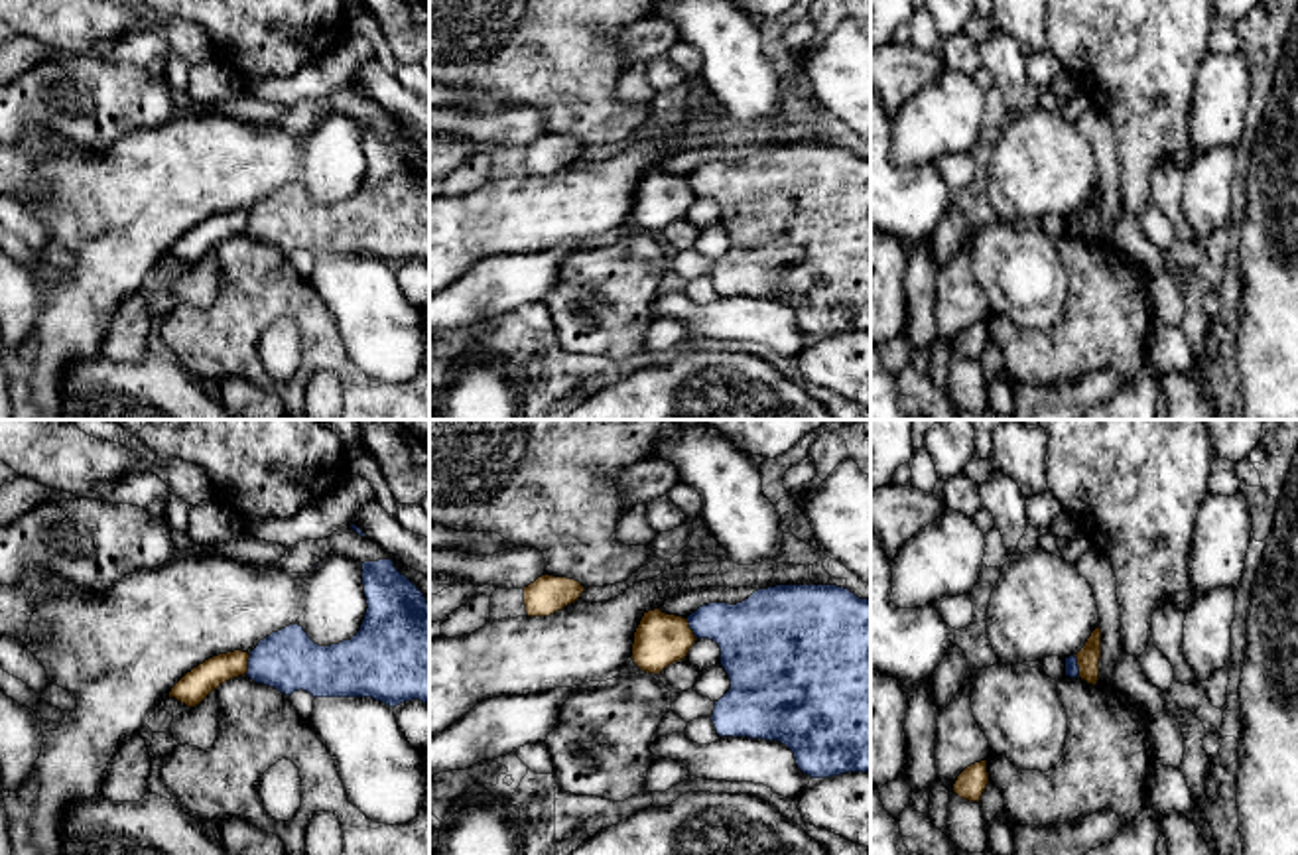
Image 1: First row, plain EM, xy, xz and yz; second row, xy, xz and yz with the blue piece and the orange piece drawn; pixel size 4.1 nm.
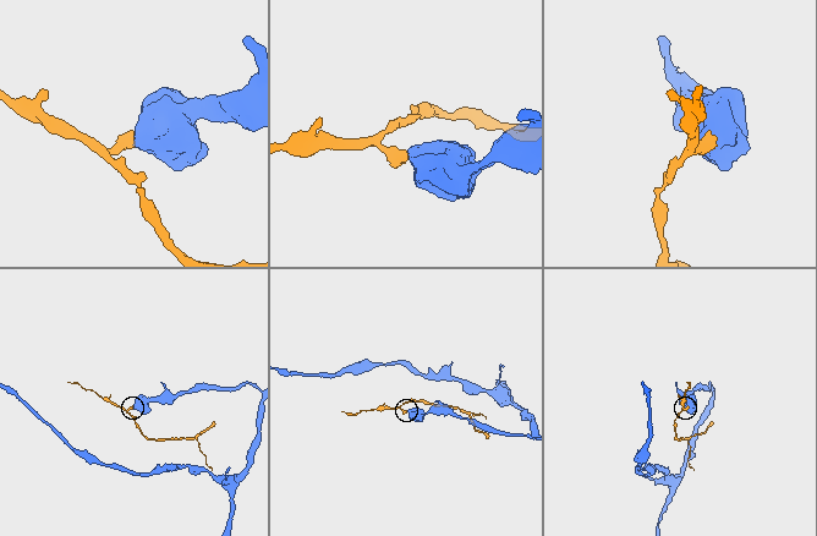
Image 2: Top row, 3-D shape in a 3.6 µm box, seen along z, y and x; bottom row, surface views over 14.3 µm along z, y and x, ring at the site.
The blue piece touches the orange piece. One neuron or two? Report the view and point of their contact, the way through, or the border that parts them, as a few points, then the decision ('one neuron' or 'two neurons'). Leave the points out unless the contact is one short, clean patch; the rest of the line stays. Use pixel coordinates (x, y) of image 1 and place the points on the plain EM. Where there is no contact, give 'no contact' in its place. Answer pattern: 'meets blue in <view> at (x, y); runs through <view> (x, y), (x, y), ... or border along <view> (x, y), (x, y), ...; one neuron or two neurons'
meets blue in yz at (1078, 225); border along yz (1074, 213), (1080, 235); two neurons

